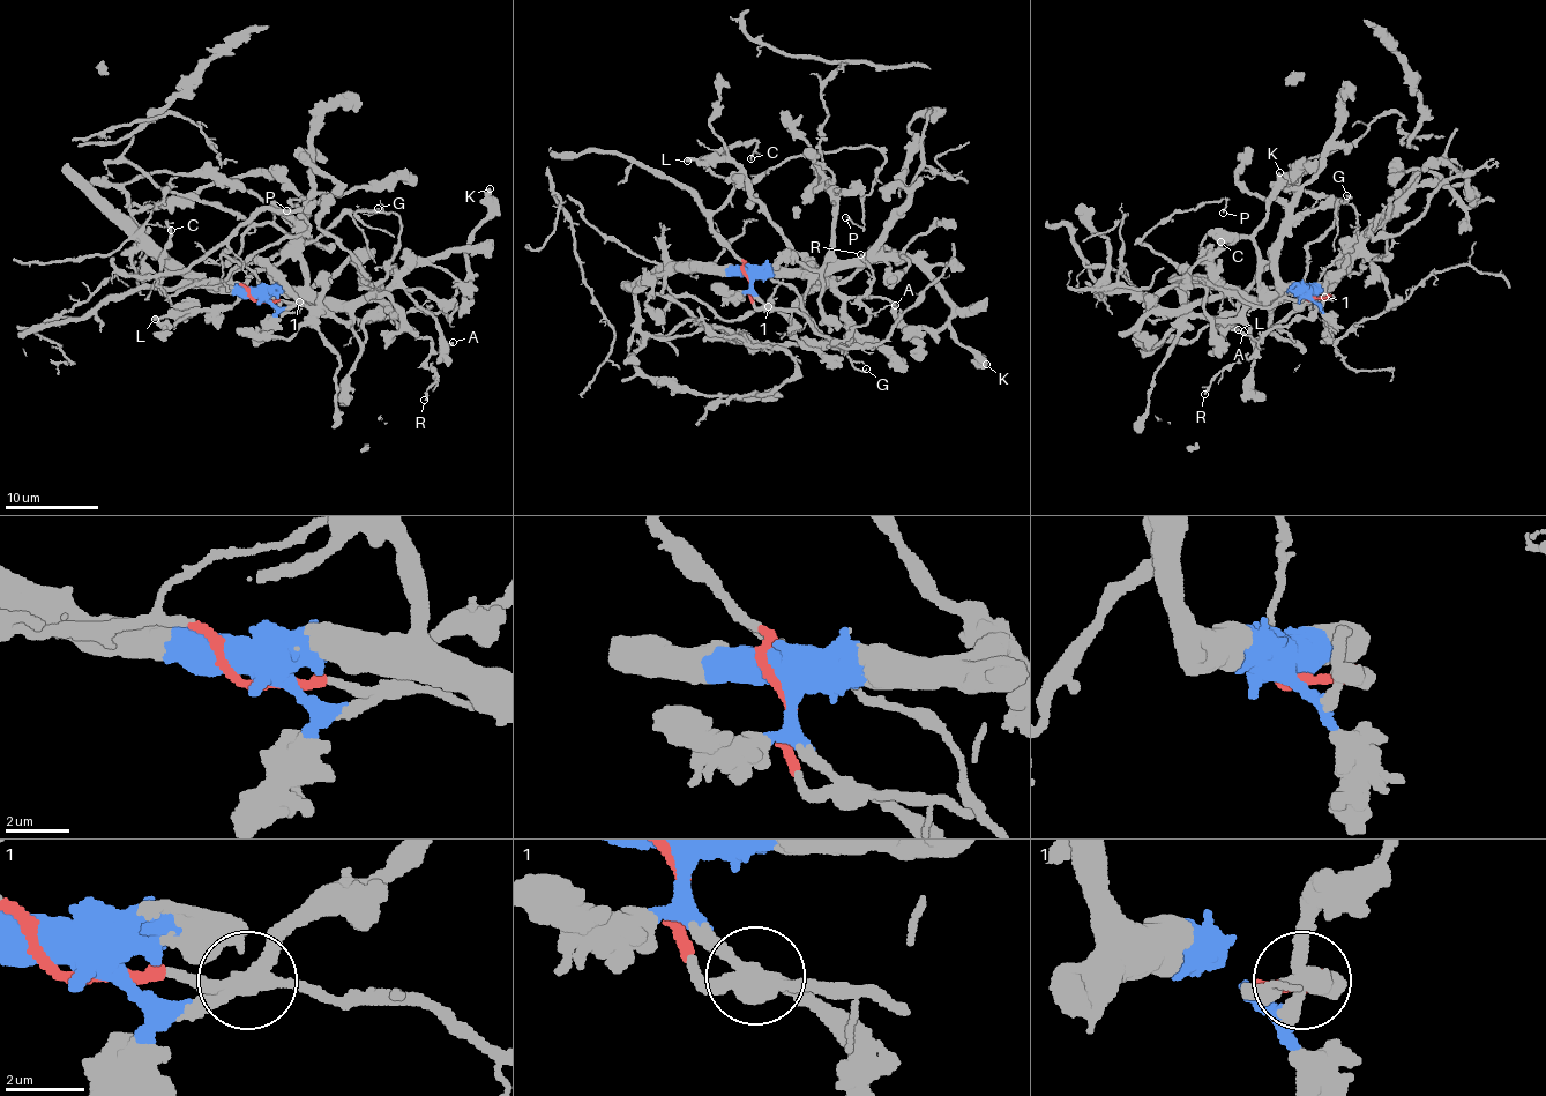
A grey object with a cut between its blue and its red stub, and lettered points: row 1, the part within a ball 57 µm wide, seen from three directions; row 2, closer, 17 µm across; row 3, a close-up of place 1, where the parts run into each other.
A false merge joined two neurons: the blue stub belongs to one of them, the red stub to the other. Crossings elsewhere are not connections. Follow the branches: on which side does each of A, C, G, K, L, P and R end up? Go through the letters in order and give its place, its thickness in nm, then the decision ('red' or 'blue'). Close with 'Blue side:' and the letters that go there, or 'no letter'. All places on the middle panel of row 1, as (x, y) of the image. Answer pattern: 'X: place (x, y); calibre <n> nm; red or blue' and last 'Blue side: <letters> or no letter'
A: place (895, 305); calibre 170 nm; red
C: place (751, 158); calibre 140 nm; red
G: place (866, 368); calibre 130 nm; red
K: place (986, 364); calibre 480 nm; blue
L: place (687, 161); calibre 320 nm; blue
P: place (845, 217); calibre 130 nm; red
R: place (860, 254); calibre 130 nm; red
Blue side: K, L

